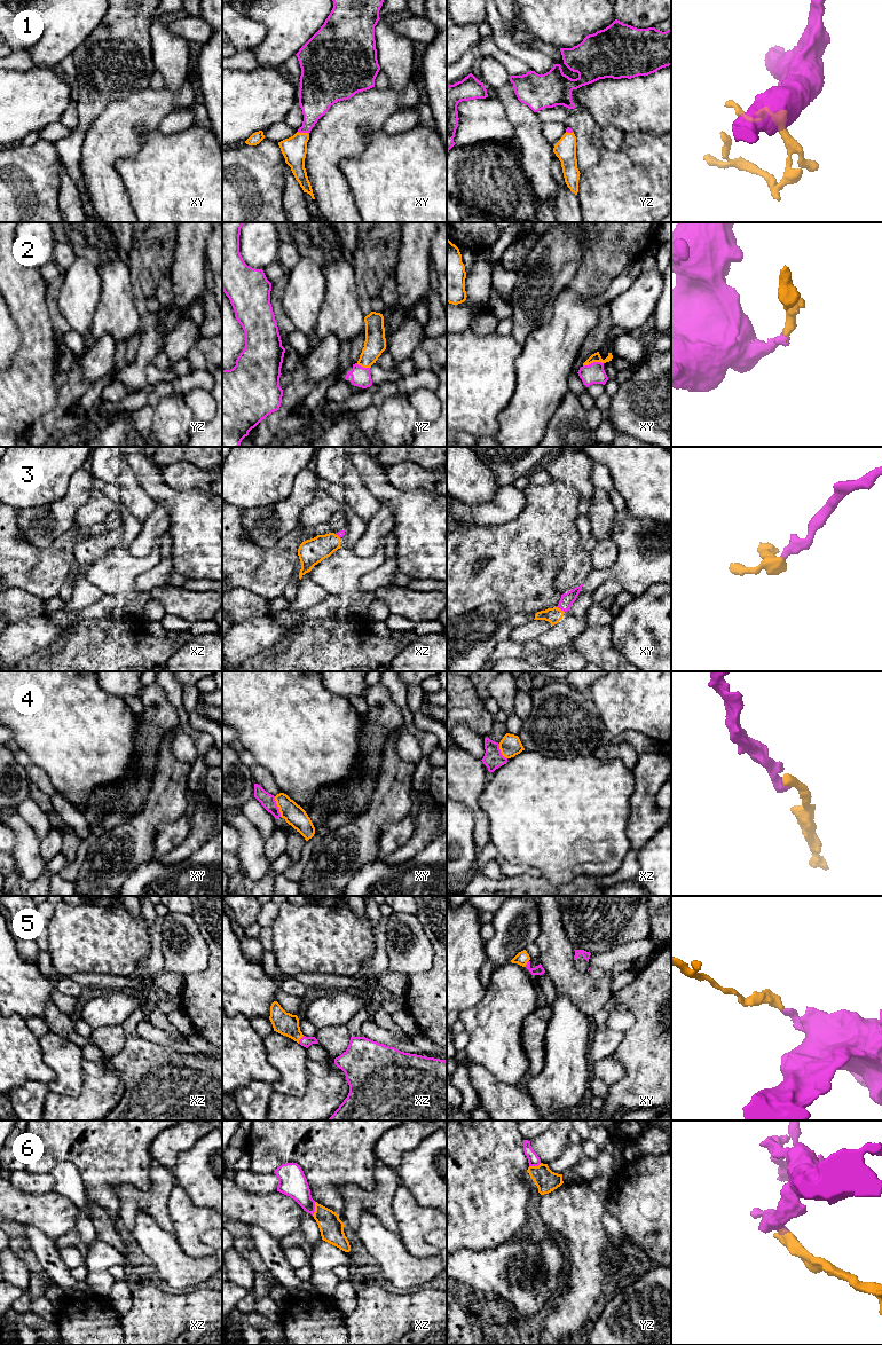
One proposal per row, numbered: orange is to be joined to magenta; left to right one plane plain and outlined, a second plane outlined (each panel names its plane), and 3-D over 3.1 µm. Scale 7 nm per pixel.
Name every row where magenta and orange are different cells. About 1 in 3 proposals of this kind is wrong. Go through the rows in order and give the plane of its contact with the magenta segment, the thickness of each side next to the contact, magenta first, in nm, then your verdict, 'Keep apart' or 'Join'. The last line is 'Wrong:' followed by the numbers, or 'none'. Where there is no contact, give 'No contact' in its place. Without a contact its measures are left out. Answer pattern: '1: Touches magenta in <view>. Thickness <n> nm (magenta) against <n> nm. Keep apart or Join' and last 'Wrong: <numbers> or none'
1: Touches magenta in xy. Thickness 240 nm (magenta) against 170 nm. Join
2: Touches magenta in xy. Thickness 140 nm (magenta) against 60 nm. Join
3: Touches magenta in xy. Thickness 90 nm (magenta) against 110 nm. Join
4: Touches magenta in xy. Thickness 100 nm (magenta) against 150 nm. Keep apart
5: Touches magenta in xz. Thickness 80 nm (magenta) against 160 nm. Join
6: Touches magenta in xz. Thickness 200 nm (magenta) against 170 nm. Keep apart
Wrong: 4, 6

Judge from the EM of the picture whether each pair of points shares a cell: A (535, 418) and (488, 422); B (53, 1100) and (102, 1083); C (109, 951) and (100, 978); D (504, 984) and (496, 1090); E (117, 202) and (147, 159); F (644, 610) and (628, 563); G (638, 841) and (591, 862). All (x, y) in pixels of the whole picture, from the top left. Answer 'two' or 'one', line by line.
A: two
B: one
C: two
D: two
E: two
F: two
G: two

